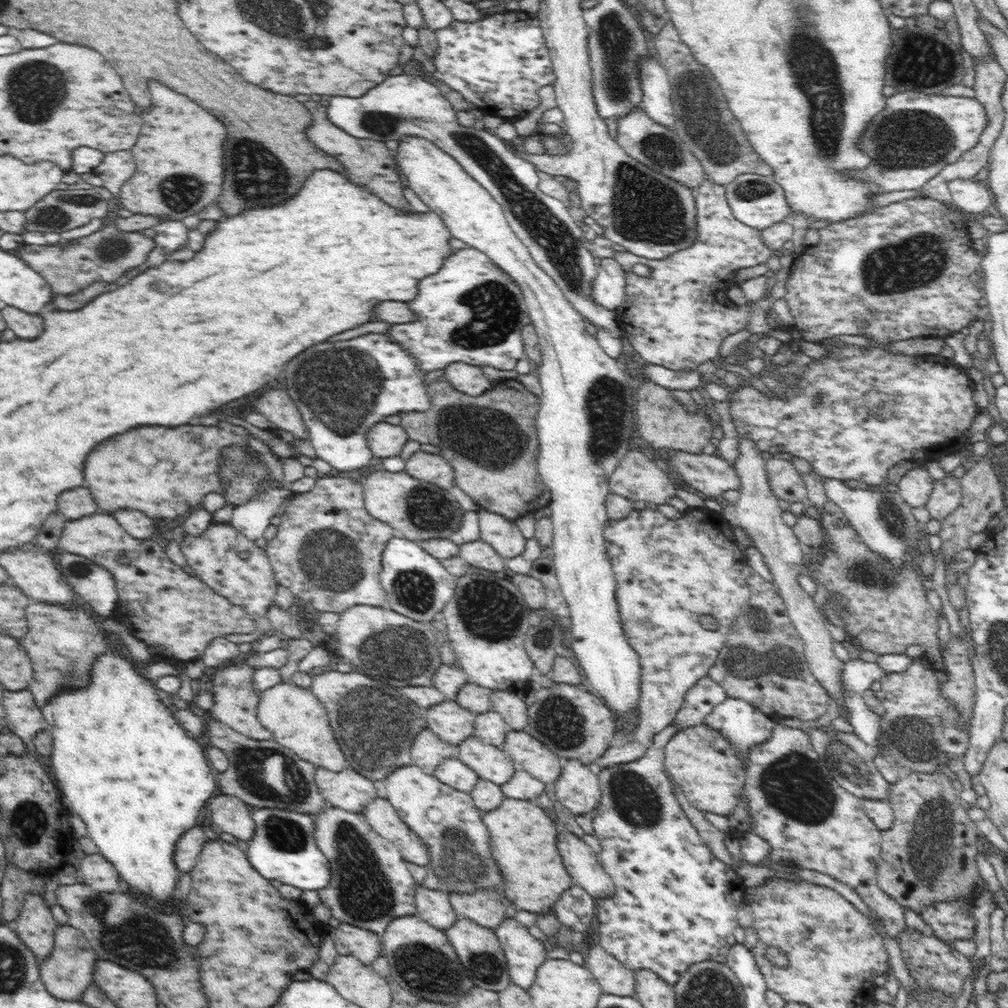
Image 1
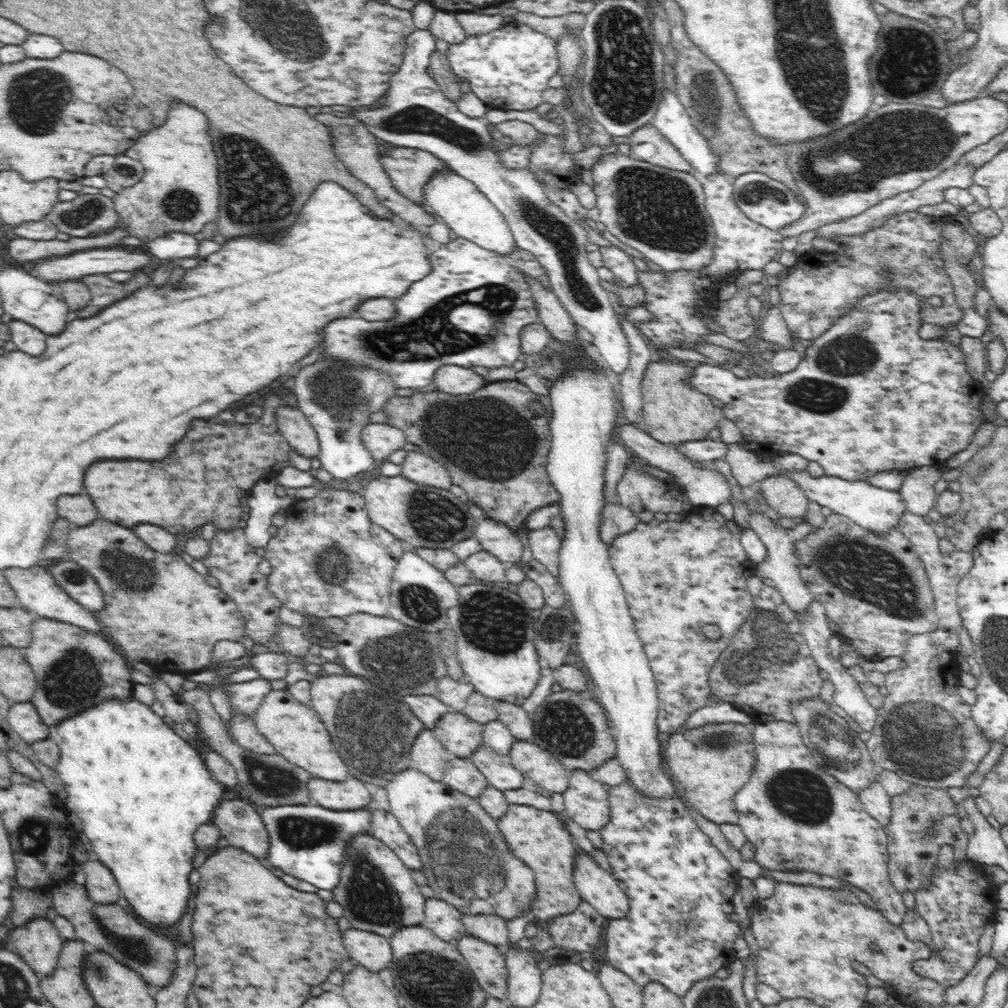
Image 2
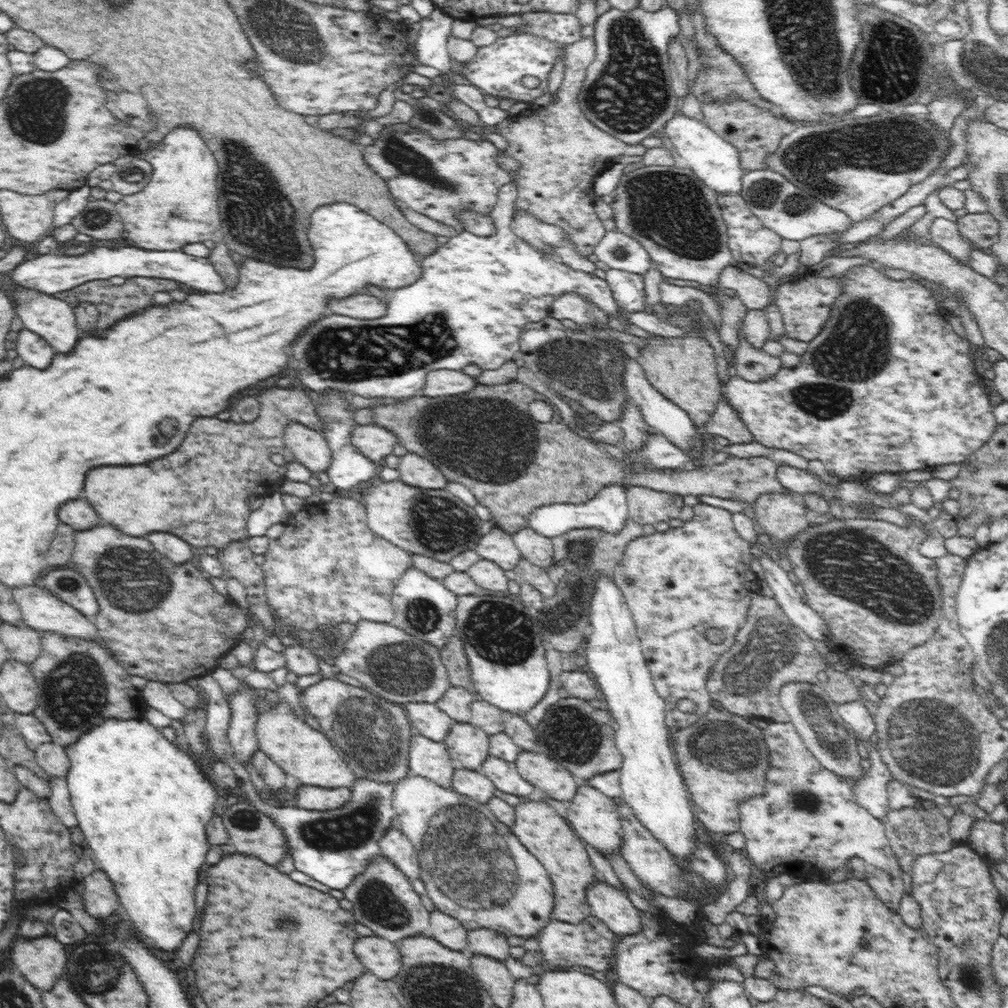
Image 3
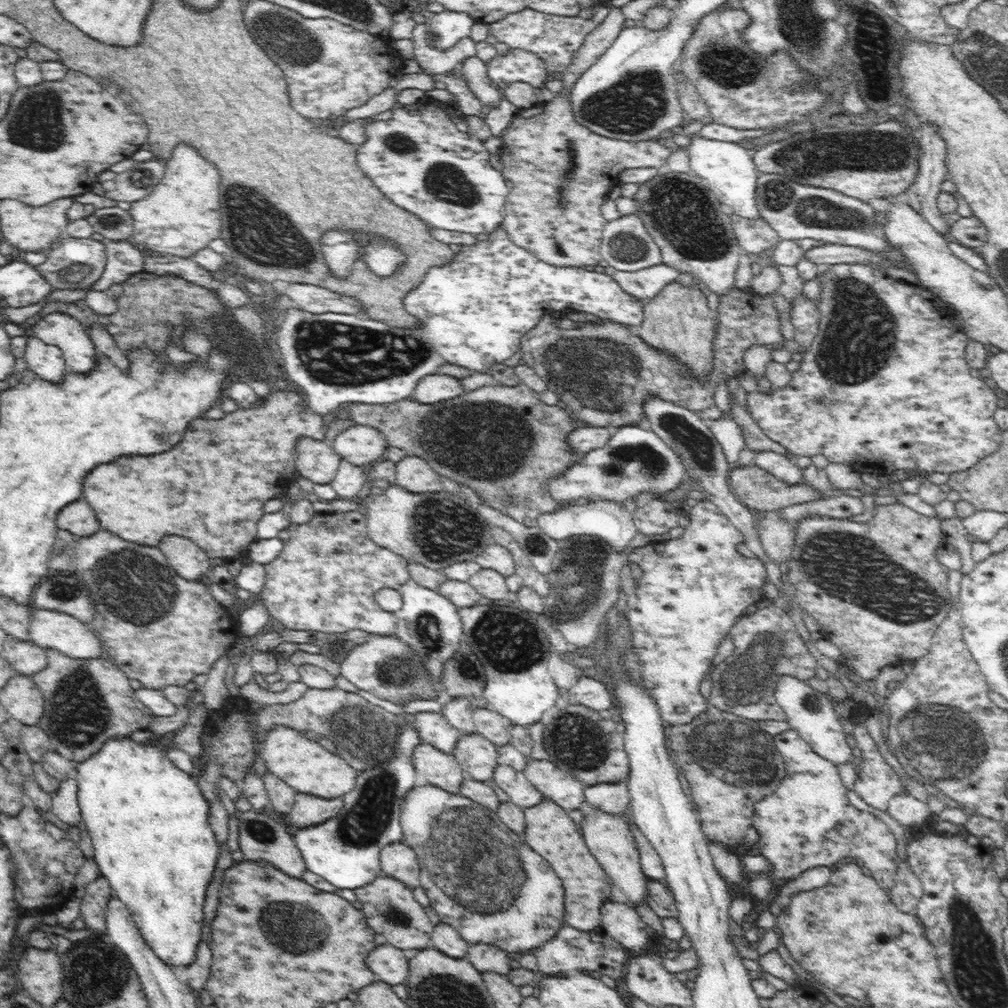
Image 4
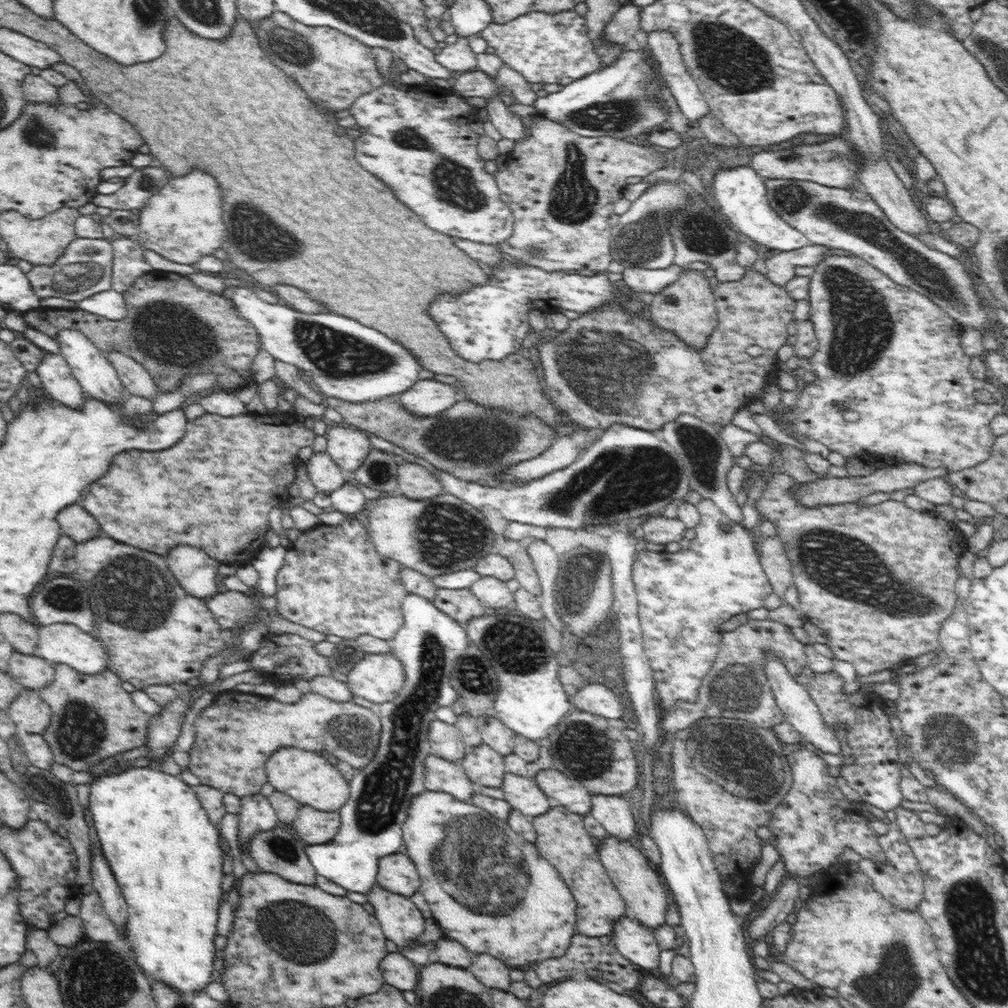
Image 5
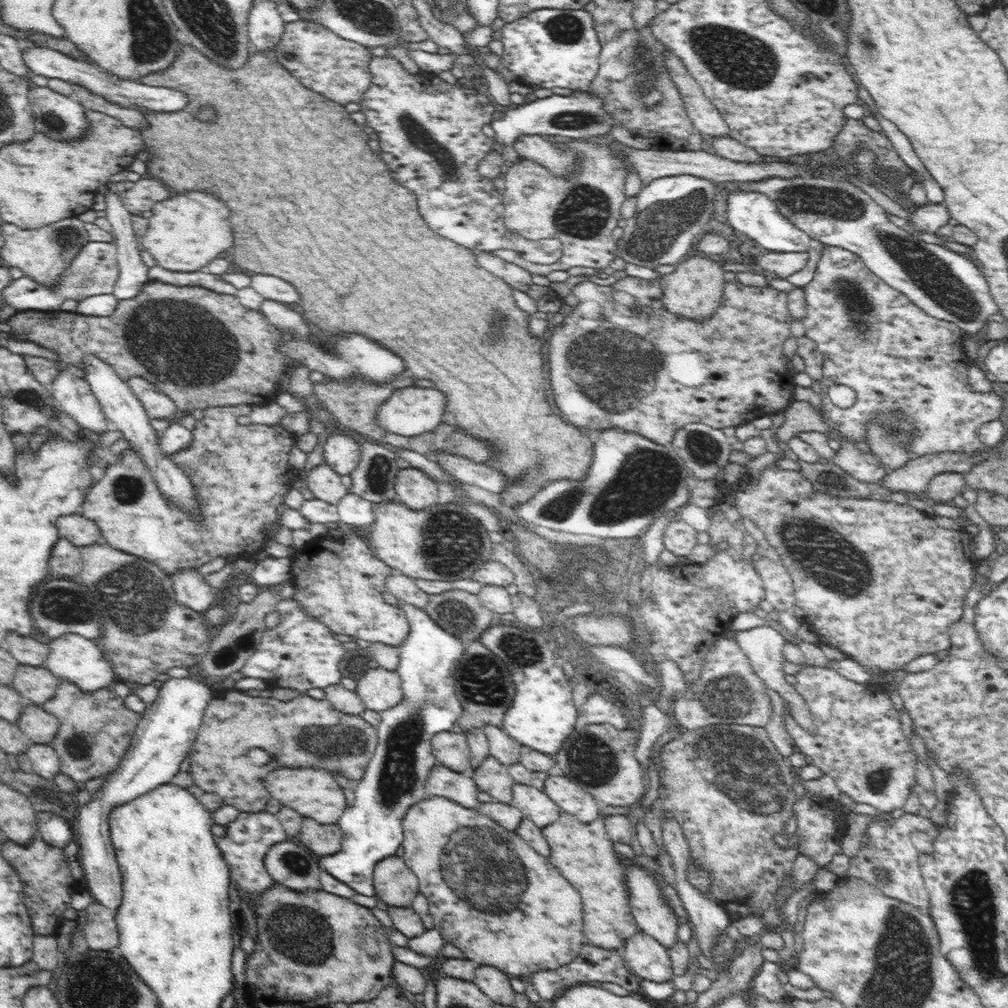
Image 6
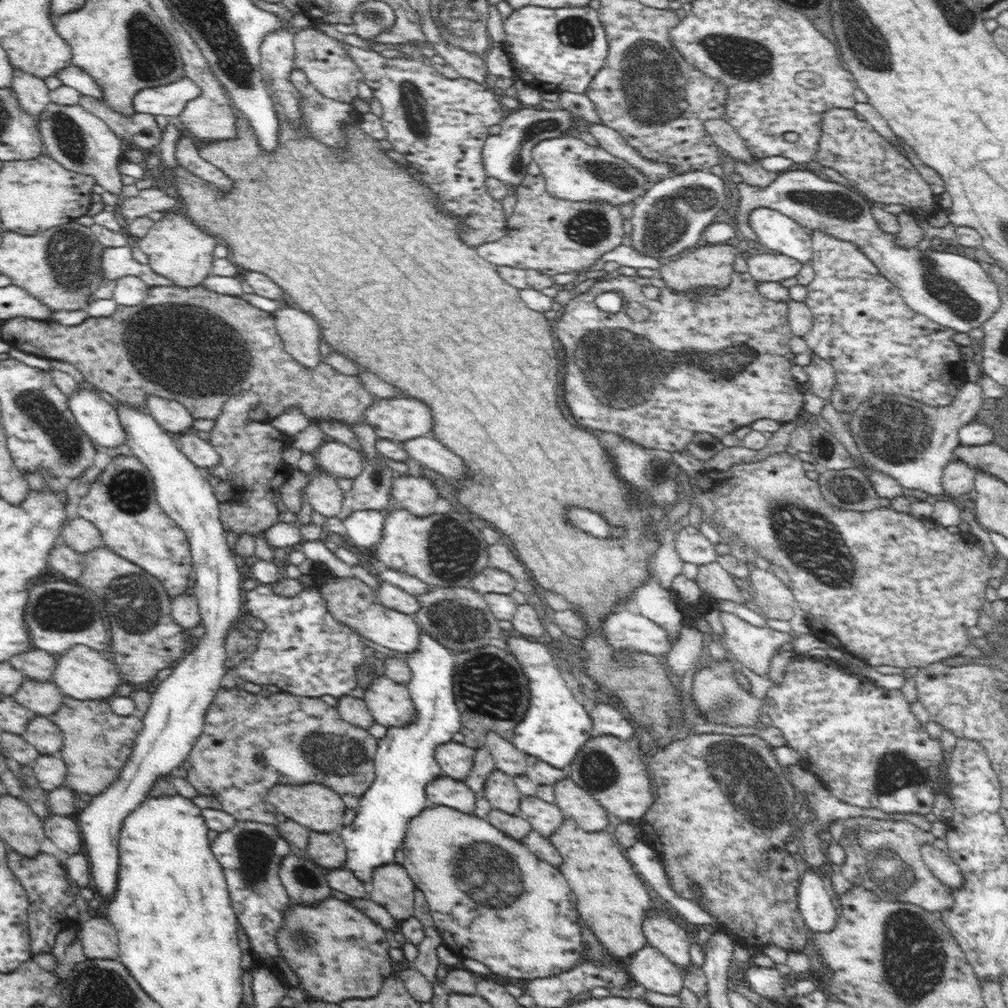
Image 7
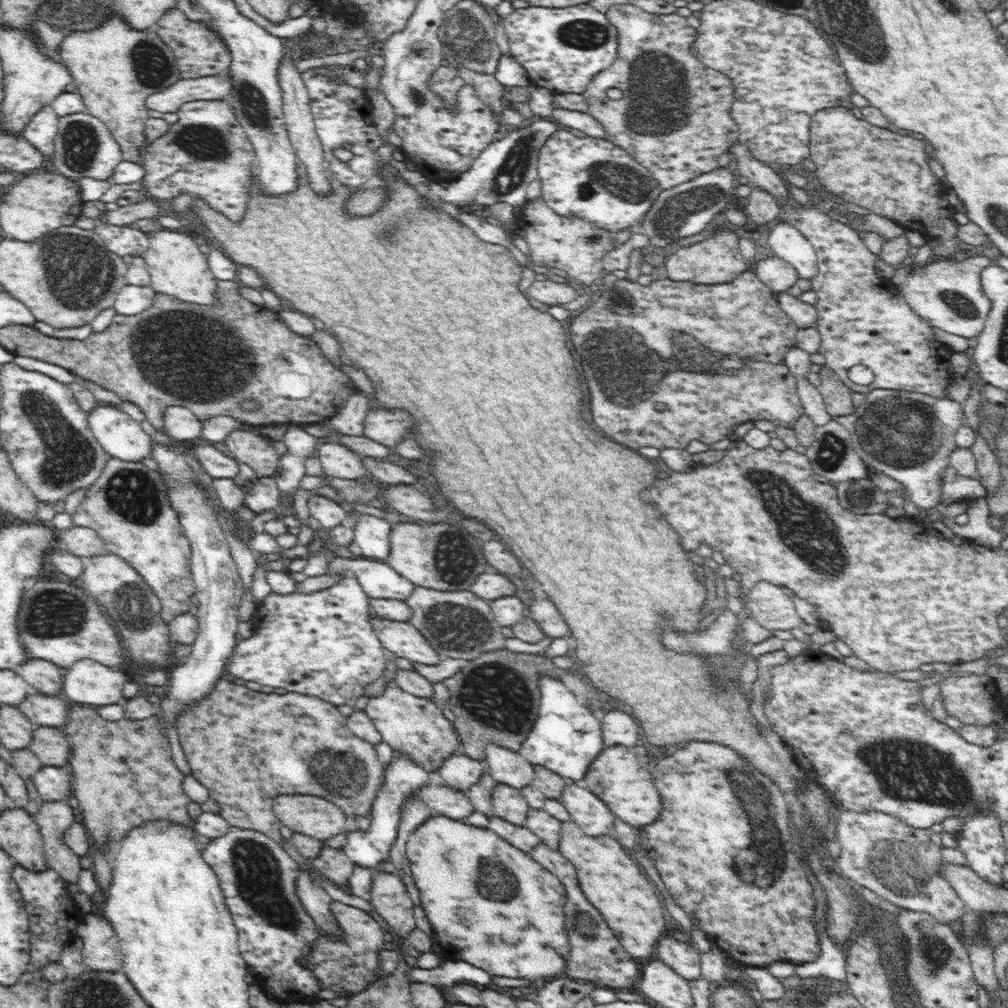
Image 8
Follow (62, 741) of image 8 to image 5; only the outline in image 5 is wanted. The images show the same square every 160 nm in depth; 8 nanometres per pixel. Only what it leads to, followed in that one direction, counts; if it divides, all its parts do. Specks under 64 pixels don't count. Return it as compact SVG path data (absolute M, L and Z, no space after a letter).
M23 688L7 708L21 734L42 734L51 723L51 708L42 700L39 691Z

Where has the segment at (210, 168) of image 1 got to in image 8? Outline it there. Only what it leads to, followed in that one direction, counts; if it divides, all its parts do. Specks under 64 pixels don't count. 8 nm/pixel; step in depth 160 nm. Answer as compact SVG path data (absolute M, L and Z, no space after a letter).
M164 228L151 232L148 248L141 254L144 257L151 276L151 287L155 293L162 293L180 301L204 306L215 305L215 290L218 280L209 269L206 255L198 247L199 239L192 235Z

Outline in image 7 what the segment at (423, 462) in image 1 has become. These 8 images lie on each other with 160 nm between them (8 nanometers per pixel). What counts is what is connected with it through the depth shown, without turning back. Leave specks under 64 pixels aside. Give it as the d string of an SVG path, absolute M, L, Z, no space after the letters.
M398 475L392 482L391 497L413 515L427 517L434 512L434 504L440 496L430 479Z

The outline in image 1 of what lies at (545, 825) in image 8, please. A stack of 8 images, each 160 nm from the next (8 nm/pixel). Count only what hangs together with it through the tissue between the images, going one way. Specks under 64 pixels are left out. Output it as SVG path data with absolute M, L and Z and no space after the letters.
M476 735L465 738L457 746L457 756L480 779L500 786L513 777L516 770L512 759L501 747L487 743Z

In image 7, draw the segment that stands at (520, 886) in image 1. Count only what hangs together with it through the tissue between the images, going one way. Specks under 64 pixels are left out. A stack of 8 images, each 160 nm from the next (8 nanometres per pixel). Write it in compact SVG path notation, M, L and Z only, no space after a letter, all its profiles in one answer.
M564 818L561 827L552 833L549 838L550 843L557 849L562 857L562 866L559 870L570 882L570 888L574 890L578 898L578 914L580 918L588 924L588 928L600 941L601 946L605 946L614 959L626 960L637 950L647 945L647 938L642 930L642 923L649 917L651 899L648 890L632 865L622 854L620 845L614 839L611 829L602 832L582 831L576 821Z

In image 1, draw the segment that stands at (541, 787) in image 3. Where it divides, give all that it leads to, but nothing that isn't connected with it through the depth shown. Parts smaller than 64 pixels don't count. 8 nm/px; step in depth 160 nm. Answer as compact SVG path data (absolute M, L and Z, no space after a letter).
M511 729L500 746L517 768L525 770L545 785L554 784L562 770L562 758L526 731Z

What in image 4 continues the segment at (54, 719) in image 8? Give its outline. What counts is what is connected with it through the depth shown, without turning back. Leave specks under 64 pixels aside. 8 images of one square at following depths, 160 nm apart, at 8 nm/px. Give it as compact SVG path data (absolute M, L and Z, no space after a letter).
M9 636L4 643L2 655L18 674L32 676L46 668L48 664L46 651L30 640L20 641Z

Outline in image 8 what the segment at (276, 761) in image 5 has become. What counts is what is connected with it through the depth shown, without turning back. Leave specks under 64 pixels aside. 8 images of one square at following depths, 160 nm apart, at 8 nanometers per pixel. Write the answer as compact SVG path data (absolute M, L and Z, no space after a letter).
M276 795L272 806L279 825L322 842L346 832L351 825L340 807L320 796Z

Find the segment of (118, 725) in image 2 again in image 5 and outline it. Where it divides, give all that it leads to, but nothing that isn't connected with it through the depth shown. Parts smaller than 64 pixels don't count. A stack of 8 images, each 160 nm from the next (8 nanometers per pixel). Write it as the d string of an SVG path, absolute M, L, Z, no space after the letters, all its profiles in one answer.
M150 767L128 768L120 775L96 778L89 785L89 810L92 812L94 828L96 828L96 834L100 839L100 849L102 849L102 855L114 873L128 906L128 922L126 922L123 935L125 946L130 944L128 948L134 952L138 964L144 968L143 973L151 982L166 983L168 987L172 987L176 993L182 993L182 995L194 994L200 990L205 991L206 985L208 987L215 984L217 976L214 970L214 957L220 954L219 950L214 947L218 904L220 904L223 894L220 882L222 882L224 875L222 870L225 855L220 847L219 830L209 821L208 813L202 808L193 786L184 783L179 776L164 773L160 769Z

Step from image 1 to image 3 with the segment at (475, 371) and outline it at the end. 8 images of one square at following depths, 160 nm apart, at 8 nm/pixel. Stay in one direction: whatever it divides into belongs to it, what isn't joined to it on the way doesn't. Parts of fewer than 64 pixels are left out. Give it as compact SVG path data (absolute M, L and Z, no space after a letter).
M436 370L431 371L426 378L421 395L428 398L438 396L457 396L470 393L477 386L477 381L462 371Z

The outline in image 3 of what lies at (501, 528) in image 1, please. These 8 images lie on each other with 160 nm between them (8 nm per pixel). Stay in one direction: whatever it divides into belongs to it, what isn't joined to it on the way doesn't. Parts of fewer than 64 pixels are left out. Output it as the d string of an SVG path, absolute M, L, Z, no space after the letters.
M498 526L488 529L486 534L481 533L474 549L480 558L490 560L504 570L514 570L522 558L511 534Z

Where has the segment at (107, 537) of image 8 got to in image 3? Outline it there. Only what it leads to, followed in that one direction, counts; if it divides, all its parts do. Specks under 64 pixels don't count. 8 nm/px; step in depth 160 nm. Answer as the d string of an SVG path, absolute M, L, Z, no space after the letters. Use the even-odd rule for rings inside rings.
M295 384L286 389L272 388L272 390L274 390L274 392L270 392L270 394L268 394L268 390L266 390L264 394L260 394L260 396L258 396L259 412L258 416L252 422L242 421L235 423L232 421L218 420L216 417L200 417L199 419L194 420L191 428L185 436L186 442L184 442L184 444L186 444L186 446L182 446L182 448L180 448L180 452L176 452L176 454L178 454L178 458L176 458L176 464L174 464L174 460L172 460L172 466L168 464L168 458L160 458L160 460L154 460L154 462L150 462L150 464L138 464L138 466L100 466L100 468L94 468L92 472L88 472L88 476L86 476L86 484L84 484L84 494L86 494L86 500L94 506L94 510L98 512L98 516L100 516L106 524L116 526L118 530L122 530L122 532L124 532L124 534L128 534L128 536L145 537L147 534L150 534L150 532L170 532L170 534L179 536L182 540L185 540L192 546L200 548L214 546L217 549L225 547L225 544L228 544L229 542L248 538L247 518L251 513L248 508L250 500L258 496L264 497L270 493L280 491L280 486L282 486L282 481L285 478L284 474L286 474L286 471L280 472L280 466L272 460L272 454L290 454L291 450L285 445L284 442L284 432L286 432L286 426L288 426L290 422L296 422L310 428L311 430L316 430L322 434L324 433L324 423L322 423L322 419L316 415L316 410L318 410L318 408L313 407L311 395L309 395L306 390L296 386ZM190 472L200 474L200 478L196 478L196 484L194 484L194 480L190 478Z

